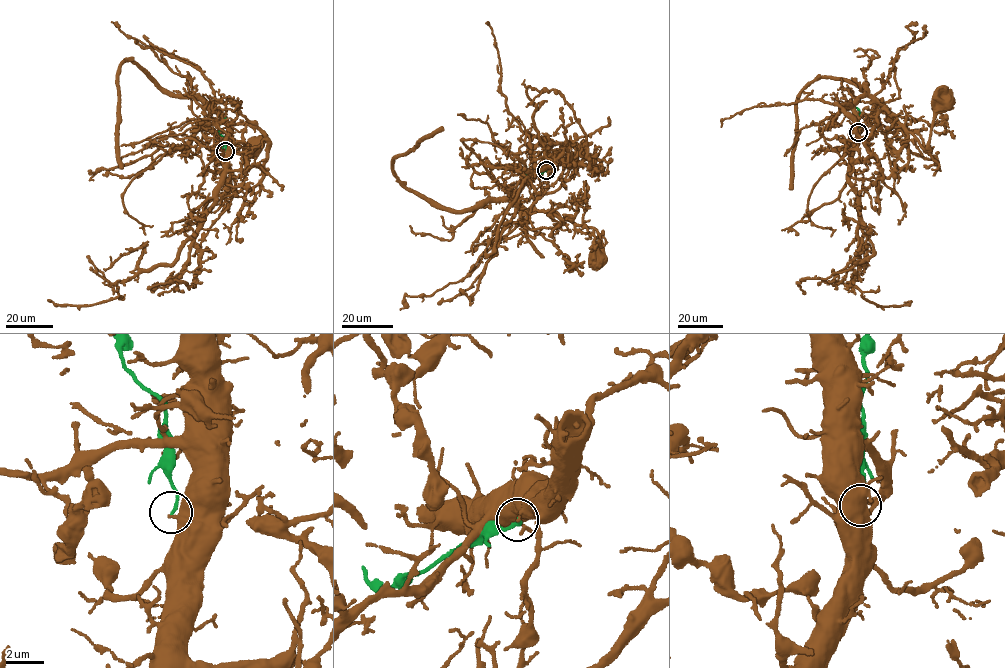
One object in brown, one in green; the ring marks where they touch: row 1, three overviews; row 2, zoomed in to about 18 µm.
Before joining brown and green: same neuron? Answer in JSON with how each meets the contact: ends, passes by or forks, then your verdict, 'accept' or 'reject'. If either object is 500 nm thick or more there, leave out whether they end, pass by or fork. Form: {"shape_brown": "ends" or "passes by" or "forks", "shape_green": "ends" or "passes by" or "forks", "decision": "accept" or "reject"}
{"shape_brown": "ends", "shape_green": "ends", "decision": "reject"}

